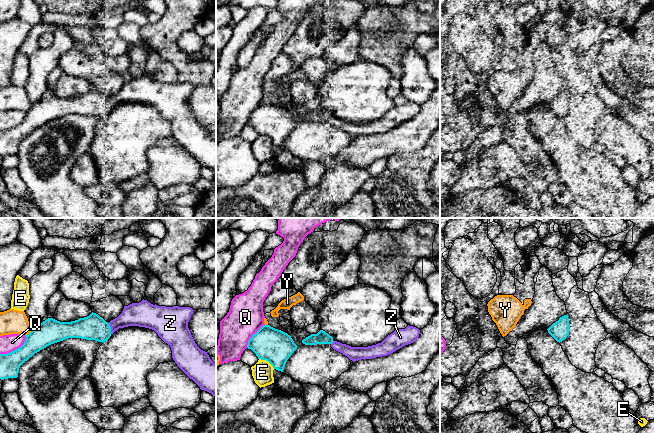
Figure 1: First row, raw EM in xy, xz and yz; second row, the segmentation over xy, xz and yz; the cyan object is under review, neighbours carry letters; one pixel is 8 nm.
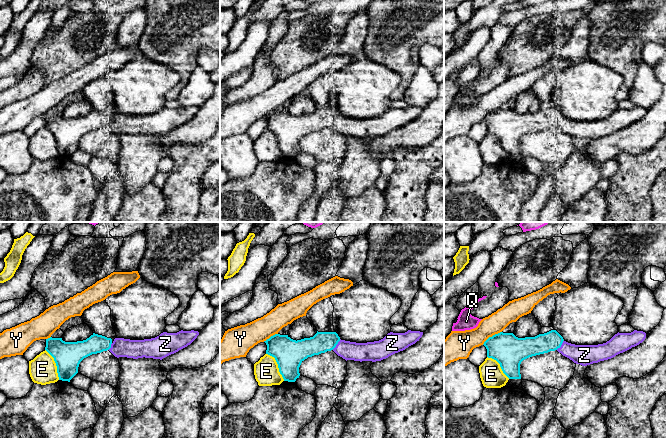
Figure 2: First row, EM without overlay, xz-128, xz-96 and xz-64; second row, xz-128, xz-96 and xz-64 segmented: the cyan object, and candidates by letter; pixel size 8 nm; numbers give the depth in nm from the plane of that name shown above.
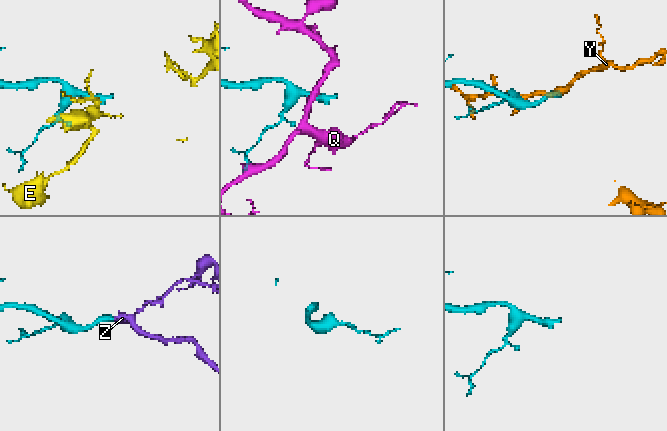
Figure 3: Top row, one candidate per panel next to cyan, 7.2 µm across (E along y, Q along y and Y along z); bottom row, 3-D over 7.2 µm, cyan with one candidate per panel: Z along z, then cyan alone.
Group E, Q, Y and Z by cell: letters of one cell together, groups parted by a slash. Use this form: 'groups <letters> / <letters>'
groups E / Q / Y / Z

